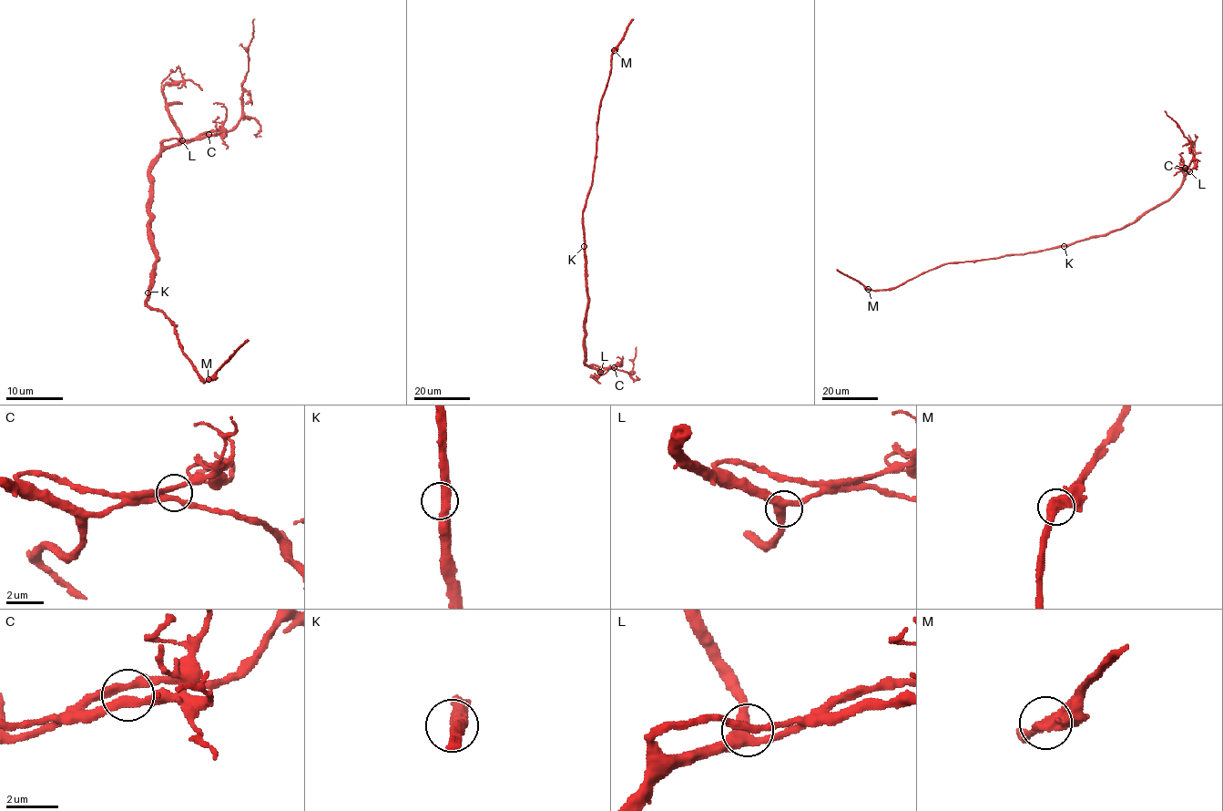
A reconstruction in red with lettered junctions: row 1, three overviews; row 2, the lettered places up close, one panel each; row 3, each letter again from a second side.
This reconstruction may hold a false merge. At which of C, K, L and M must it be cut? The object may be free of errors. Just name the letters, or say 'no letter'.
no letter

